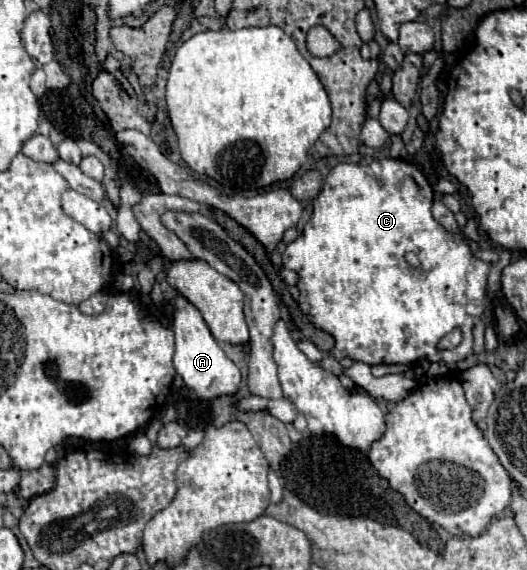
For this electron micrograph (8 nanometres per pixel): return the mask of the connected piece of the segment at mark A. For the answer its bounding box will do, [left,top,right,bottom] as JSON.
[173,298,241,400]

